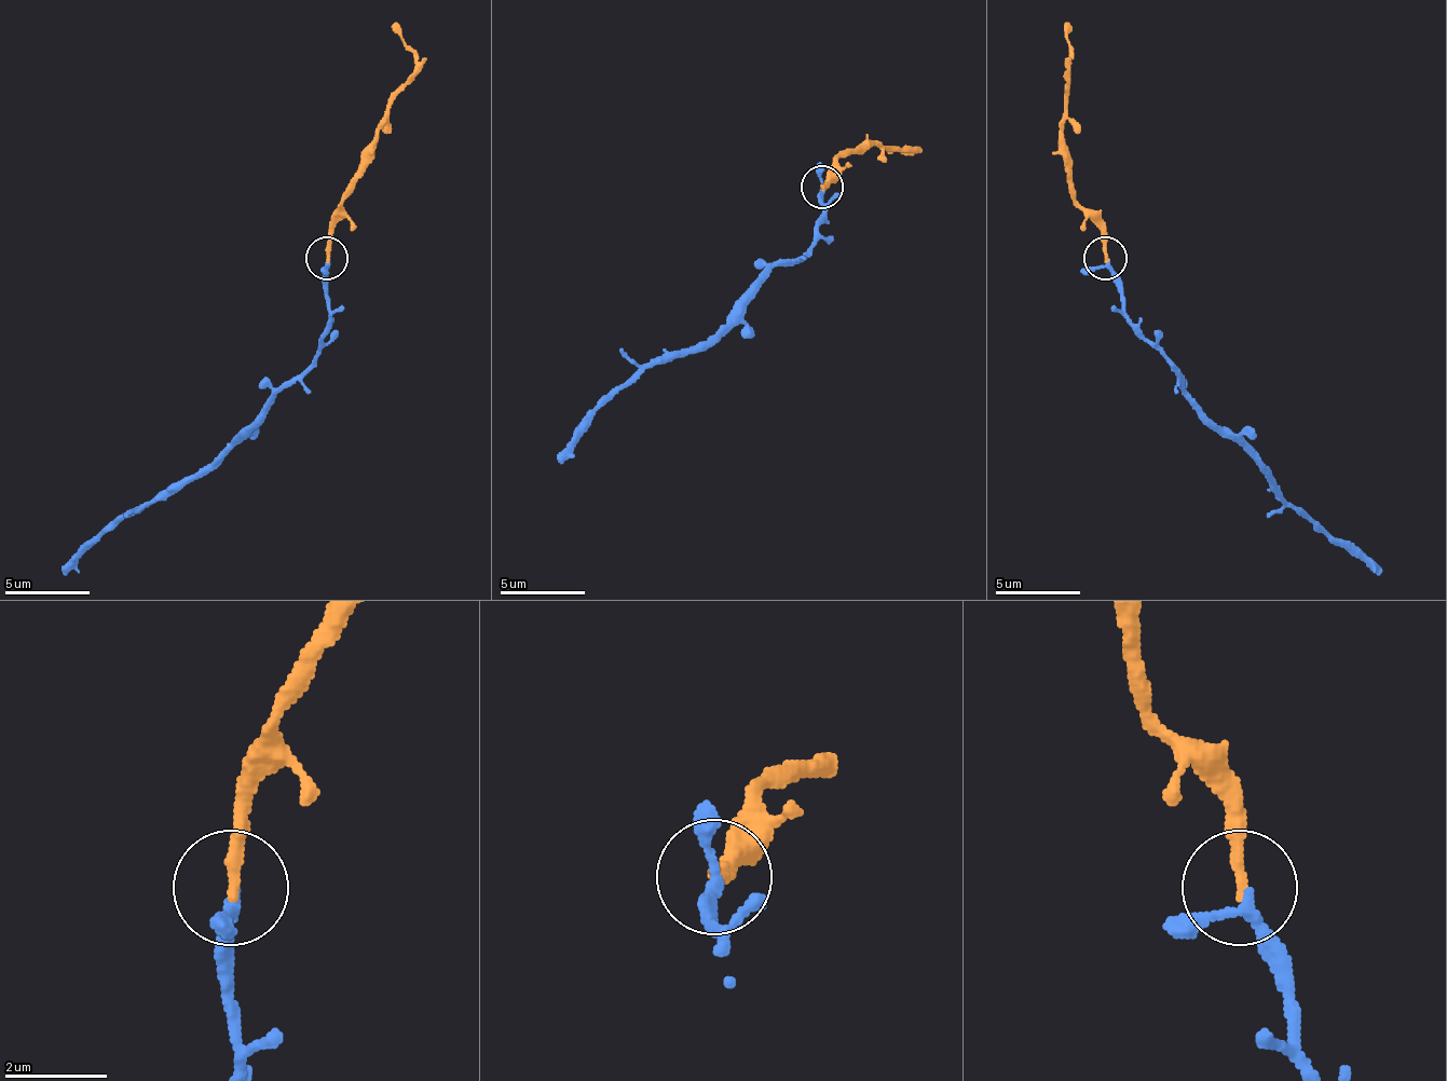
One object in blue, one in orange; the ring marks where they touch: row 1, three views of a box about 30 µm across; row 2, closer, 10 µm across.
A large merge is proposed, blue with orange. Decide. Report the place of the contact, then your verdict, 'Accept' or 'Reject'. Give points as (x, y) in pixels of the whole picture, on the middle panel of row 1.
Place: (822, 187). Accept

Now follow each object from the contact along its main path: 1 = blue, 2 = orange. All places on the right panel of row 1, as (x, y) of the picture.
1: (1108, 257), (1121, 312), (1176, 368), (1176, 384), (1266, 469), (1270, 482), (1291, 504), (1380, 575)
2: (1104, 257), (1100, 223), (1075, 197), (1062, 134), (1070, 70), (1070, 23)

